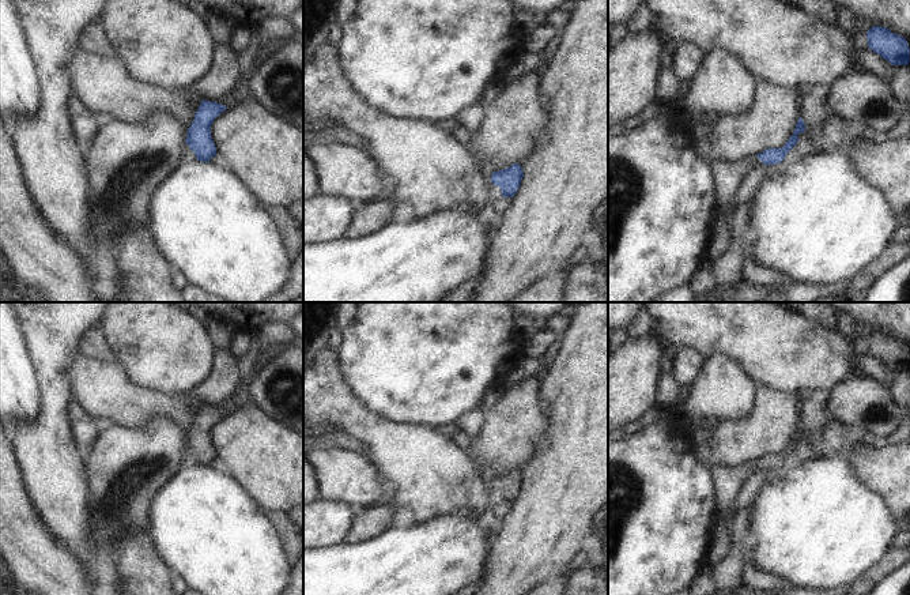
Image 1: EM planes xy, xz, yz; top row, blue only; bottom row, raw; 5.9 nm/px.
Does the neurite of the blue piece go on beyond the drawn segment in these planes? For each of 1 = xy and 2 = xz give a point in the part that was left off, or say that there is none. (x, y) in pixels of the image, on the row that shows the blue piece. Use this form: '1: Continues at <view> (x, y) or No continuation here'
1: No continuation here
2: No continuation here

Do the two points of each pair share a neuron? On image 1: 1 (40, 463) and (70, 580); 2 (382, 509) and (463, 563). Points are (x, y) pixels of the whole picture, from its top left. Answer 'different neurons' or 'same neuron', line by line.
1: different neurons
2: different neurons

